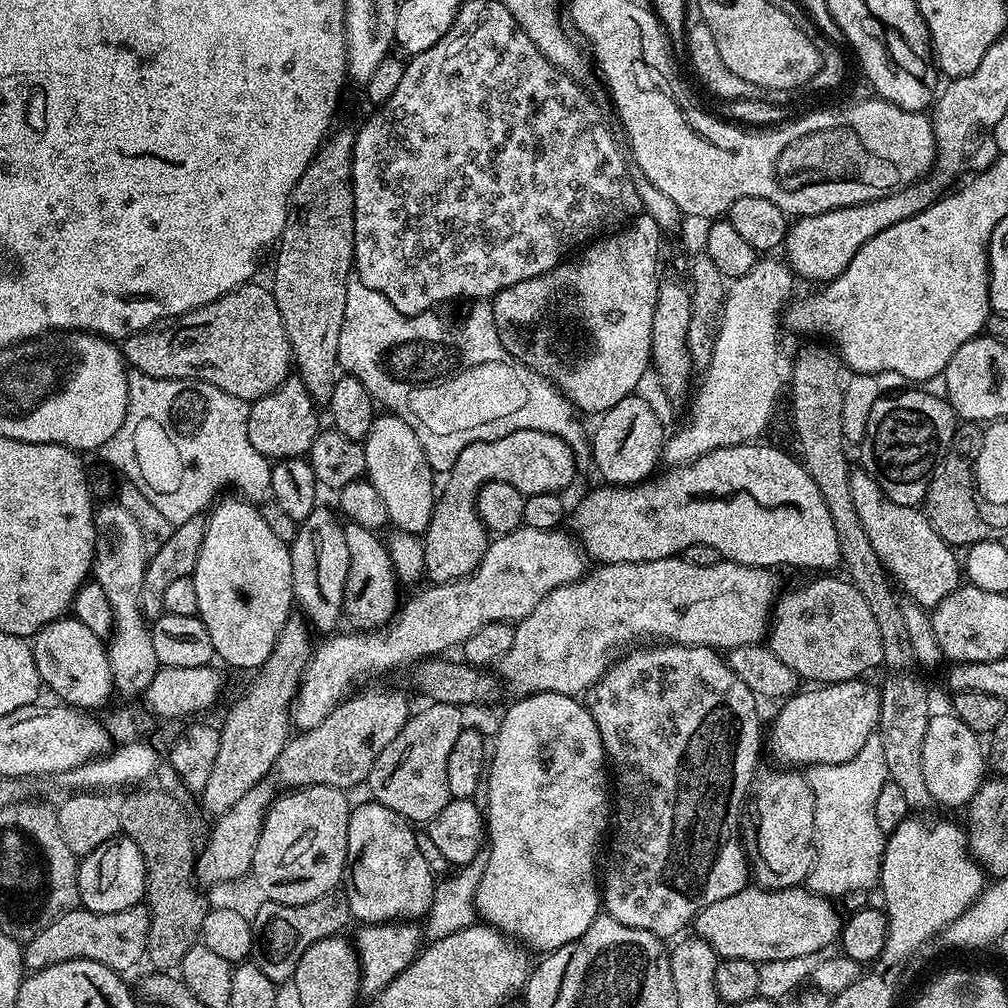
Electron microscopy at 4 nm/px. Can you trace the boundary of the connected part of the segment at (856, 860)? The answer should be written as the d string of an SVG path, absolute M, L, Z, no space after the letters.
M874 734L850 762L817 764L806 772L814 794L816 815L816 864L808 875L810 892L829 898L847 898L853 892L867 893L880 883L880 857L884 854L886 833L874 818L874 806L884 784L889 783L886 754Z

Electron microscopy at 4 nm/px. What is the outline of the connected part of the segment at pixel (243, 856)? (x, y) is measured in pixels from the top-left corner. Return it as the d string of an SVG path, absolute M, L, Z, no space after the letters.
M261 782L246 790L226 814L215 817L216 825L208 838L204 849L199 849L196 858L195 879L204 884L228 884L231 880L240 880L251 873L254 862L254 850L258 846L260 831L264 825L264 815L268 813L274 799L274 791L268 782Z

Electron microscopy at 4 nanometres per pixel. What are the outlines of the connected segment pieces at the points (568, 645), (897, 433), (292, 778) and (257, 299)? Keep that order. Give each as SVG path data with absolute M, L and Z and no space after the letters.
M671 556L665 560L638 562L637 564L634 562L601 564L593 567L593 569L593 572L591 569L591 571L581 576L580 579L575 580L572 584L558 586L558 590L550 590L550 594L546 594L546 598L542 598L542 602L538 602L538 606L534 606L534 610L530 610L530 614L525 620L521 620L515 625L514 646L510 646L508 653L498 662L498 669L500 668L498 676L507 687L509 684L516 691L515 695L517 697L531 696L533 692L557 692L558 694L579 697L581 694L587 693L592 685L603 678L605 670L608 669L609 664L613 663L617 654L623 653L629 646L635 645L632 643L635 640L642 639L643 636L649 636L652 639L649 641L652 642L690 644L717 650L727 650L738 646L746 646L747 644L759 644L767 637L772 610L778 599L778 593L782 588L782 585L776 581L777 573L773 569L735 564L733 560L725 559L721 559L720 563L714 566L702 566L701 568L686 562L682 558Z
M923 390L881 395L866 412L864 439L858 445L863 471L871 474L878 486L894 502L919 505L927 497L928 481L956 437L958 417L942 396Z
M396 688L359 692L341 700L318 726L306 732L297 731L289 739L282 754L278 754L274 769L274 777L278 783L285 784L285 789L330 786L349 790L371 777L378 754L382 754L382 750L398 738L402 726L406 726L410 707L407 694Z
M256 283L243 284L230 294L206 306L195 308L185 316L173 319L165 327L169 327L165 332L149 330L128 336L122 342L125 365L142 374L150 374L150 378L204 380L207 384L218 386L218 390L229 392L234 398L242 398L249 402L270 394L290 375L290 365L293 363L292 349L288 346L288 335L282 326L282 314L278 310L278 302L265 285L263 288Z

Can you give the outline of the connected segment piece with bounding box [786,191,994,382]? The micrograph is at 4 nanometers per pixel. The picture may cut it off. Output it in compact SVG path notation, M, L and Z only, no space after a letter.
M956 191L956 200L952 200L948 195L945 195L943 198L933 202L926 210L922 210L918 214L914 214L910 218L882 230L882 234L874 234L874 238L870 238L870 242L866 242L858 250L858 254L854 254L854 258L850 258L850 266L846 266L846 270L842 270L842 274L838 274L832 280L827 281L821 287L824 288L821 292L816 292L813 296L806 297L805 300L796 298L791 301L786 312L787 327L789 324L796 332L809 332L812 335L809 337L812 338L829 336L833 340L831 343L834 345L841 361L847 367L849 364L856 372L868 372L867 374L897 372L902 374L902 378L906 382L912 382L912 380L923 382L941 375L944 367L950 362L950 358L954 358L958 346L962 346L962 342L970 342L985 331L990 315L988 248L984 244L964 244L964 228L968 228L968 232L972 232L972 236L976 236L976 232L988 232L988 228L994 228L994 225L972 224L972 204L964 204L964 196L960 196Z

